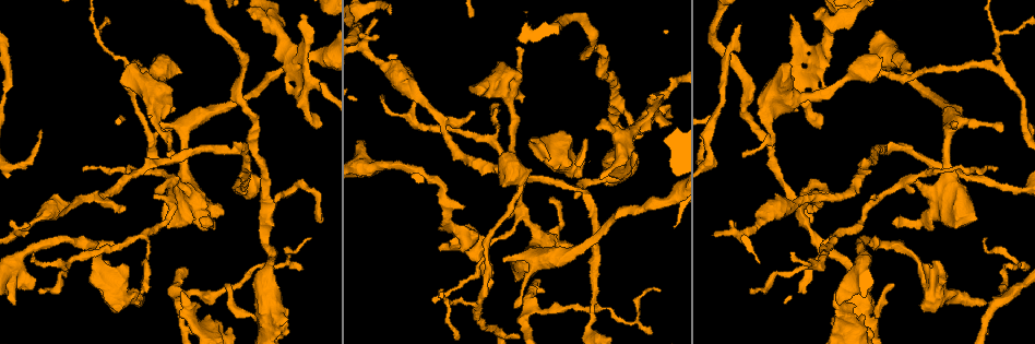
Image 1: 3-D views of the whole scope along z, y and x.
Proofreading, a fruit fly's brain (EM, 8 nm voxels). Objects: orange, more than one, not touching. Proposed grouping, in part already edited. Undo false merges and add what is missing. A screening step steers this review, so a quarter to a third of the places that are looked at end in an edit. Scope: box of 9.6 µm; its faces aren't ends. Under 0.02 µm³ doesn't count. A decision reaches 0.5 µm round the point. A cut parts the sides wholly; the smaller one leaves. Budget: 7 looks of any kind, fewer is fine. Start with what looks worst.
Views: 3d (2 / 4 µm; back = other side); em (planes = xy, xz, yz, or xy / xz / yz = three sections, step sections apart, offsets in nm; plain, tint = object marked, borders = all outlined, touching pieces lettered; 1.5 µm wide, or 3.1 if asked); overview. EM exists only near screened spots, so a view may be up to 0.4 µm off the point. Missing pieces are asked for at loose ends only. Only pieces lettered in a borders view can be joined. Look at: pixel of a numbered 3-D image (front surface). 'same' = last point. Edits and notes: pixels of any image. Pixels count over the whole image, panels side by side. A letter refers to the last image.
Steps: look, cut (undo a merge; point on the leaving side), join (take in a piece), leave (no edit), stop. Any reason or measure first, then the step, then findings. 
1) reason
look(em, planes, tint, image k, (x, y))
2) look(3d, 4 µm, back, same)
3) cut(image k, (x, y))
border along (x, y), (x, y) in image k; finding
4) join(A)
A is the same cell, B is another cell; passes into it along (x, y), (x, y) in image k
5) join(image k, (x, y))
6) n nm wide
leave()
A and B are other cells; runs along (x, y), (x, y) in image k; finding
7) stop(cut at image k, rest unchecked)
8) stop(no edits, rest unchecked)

tapers out
look(em, planes, tint, image 1, (381, 97))

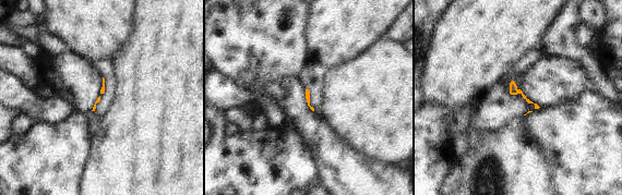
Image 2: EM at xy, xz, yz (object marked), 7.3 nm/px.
what lies round it
look(em, planes, borders, same)

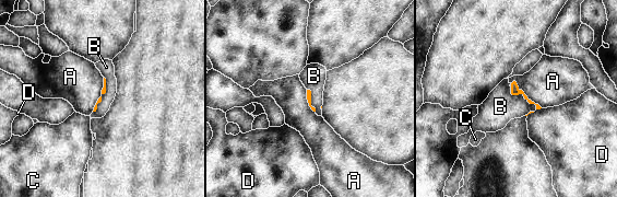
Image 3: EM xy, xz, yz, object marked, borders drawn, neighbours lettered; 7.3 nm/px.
join(B)
B is the same cell, A, C and D are other cells; passes into it along (513, 82), (523, 95), (500, 106) in image 3; it goes on there

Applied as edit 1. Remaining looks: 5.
redraw
look(overview)

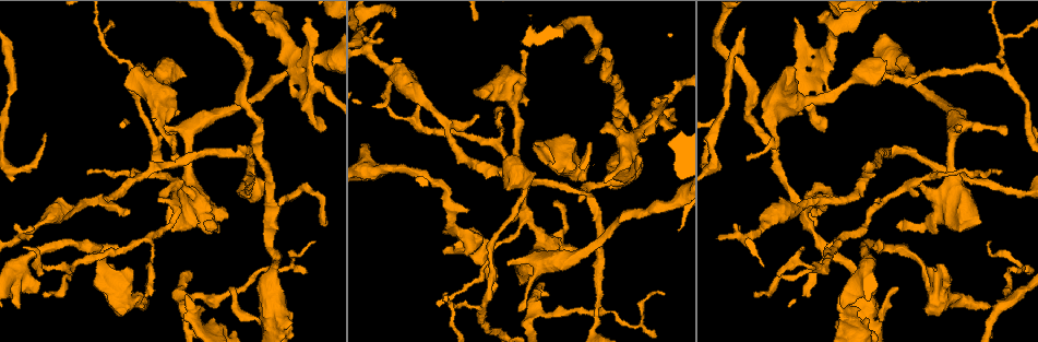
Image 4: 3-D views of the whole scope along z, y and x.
branch stops here
look(3d, 2 µm, image 4, (813, 212))

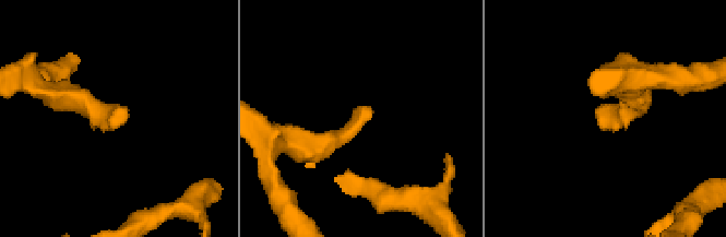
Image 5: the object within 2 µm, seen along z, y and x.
look(em, planes, borders, image 5, (600, 120))

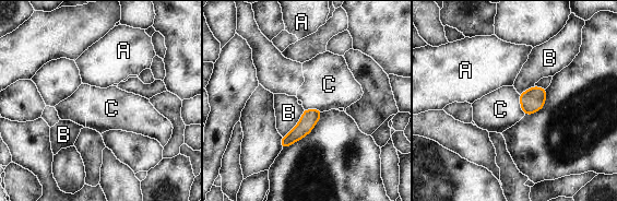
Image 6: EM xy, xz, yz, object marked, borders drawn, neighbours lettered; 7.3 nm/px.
120 nm wide
leave()
A, B and C are other cells; runs along (318, 113), (283, 144) in image 6; none of them fits

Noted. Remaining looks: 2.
stop(join at image 3, rest unchecked)

